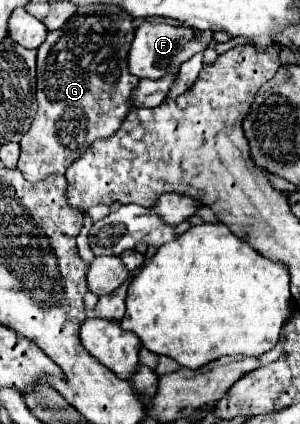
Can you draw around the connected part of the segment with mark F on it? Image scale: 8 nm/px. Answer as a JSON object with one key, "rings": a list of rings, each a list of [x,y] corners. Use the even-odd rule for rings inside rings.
{"rings":[[[143,21],[135,31],[135,39],[129,49],[129,71],[143,79],[159,79],[169,69],[181,67],[181,63],[189,61],[193,55],[205,51],[211,43],[211,31],[195,31],[183,25],[167,25],[167,23],[149,23]]]}

